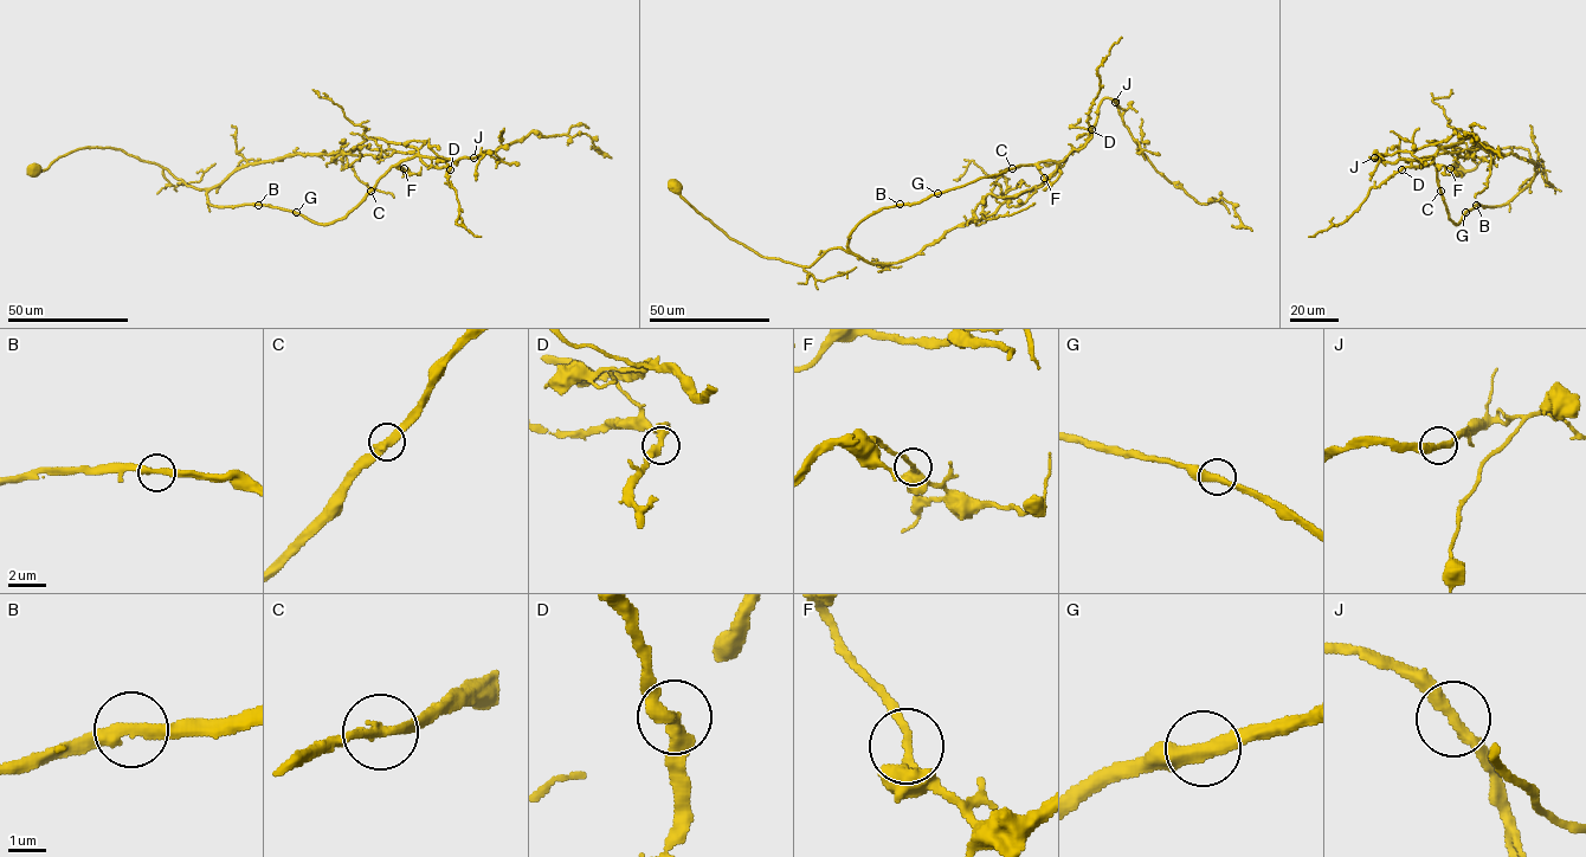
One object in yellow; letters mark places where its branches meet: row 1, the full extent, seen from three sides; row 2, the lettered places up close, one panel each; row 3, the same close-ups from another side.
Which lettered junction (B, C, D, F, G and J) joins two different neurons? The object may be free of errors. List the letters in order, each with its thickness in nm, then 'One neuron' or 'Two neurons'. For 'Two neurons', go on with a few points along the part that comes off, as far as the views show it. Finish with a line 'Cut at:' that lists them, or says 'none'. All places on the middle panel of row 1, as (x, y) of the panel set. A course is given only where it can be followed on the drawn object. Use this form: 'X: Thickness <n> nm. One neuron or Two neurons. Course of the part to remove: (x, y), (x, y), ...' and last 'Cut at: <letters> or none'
B: Thickness 360 nm. One neuron
C: Thickness 320 nm. One neuron
D: Thickness 380 nm. One neuron
F: Thickness 240 nm. One neuron
G: Thickness 400 nm. One neuron
J: Thickness 320 nm. One neuron
Cut at: none

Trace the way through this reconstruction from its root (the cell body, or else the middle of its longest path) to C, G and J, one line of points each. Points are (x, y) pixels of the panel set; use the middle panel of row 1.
C: (676, 187), (730, 238), (764, 257), (810, 266), (829, 249), (848, 252), (849, 236), (869, 214), (1012, 168)
G: (676, 187), (730, 238), (764, 257), (807, 266), (829, 249), (848, 252), (849, 236), (869, 214), (937, 193)
J: (676, 187), (730, 238), (810, 266), (848, 252), (884, 207), (1062, 162), (1115, 102)

